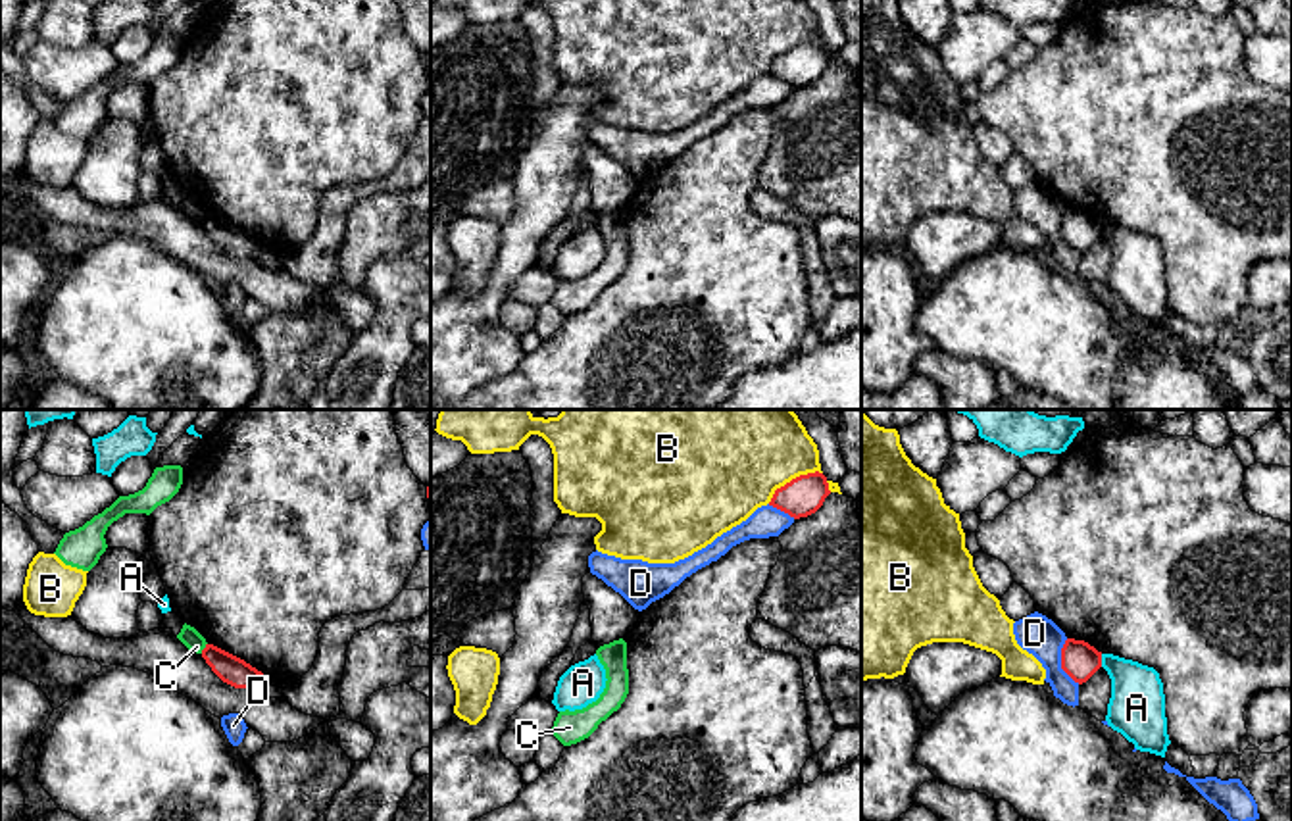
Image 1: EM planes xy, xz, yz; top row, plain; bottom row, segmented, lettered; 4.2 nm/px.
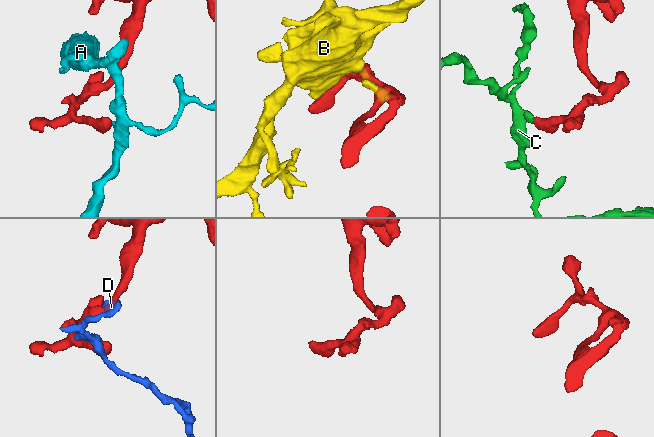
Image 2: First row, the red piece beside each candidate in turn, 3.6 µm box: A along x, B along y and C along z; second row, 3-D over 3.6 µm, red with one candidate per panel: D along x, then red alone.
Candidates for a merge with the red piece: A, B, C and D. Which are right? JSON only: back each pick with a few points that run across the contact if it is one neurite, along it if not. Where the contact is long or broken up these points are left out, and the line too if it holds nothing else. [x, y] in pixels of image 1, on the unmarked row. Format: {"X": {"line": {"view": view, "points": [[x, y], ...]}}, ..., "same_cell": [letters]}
{"same_cell": []}

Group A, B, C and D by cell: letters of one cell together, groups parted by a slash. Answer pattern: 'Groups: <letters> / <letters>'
Groups: A / B / C / D

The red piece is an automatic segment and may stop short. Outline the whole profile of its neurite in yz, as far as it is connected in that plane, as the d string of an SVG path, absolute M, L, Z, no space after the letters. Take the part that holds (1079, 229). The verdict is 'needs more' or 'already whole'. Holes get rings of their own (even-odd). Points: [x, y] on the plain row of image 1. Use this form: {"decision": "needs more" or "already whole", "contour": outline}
{"decision": "already whole", "contour": "M1067 208L1061 217L1061 238L1079 254L1102 236L1102 221L1084 210Z"}

